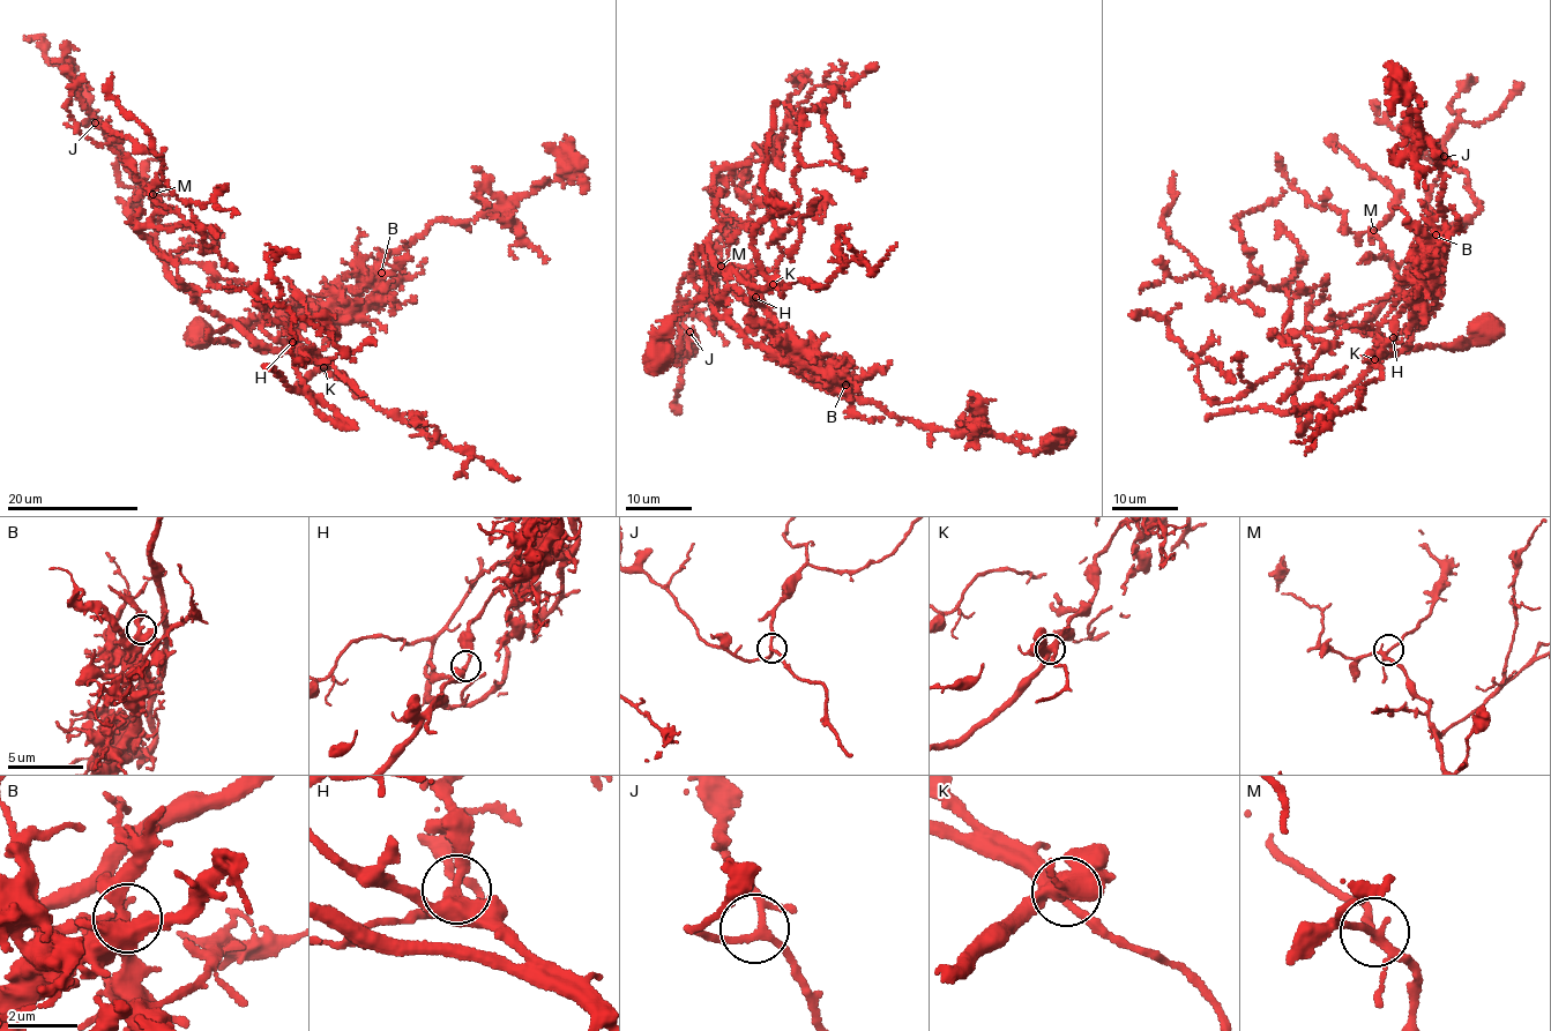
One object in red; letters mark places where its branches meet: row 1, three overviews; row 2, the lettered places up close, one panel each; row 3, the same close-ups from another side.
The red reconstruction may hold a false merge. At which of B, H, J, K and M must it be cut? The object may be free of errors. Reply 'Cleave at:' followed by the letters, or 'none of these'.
Cleave at: H

